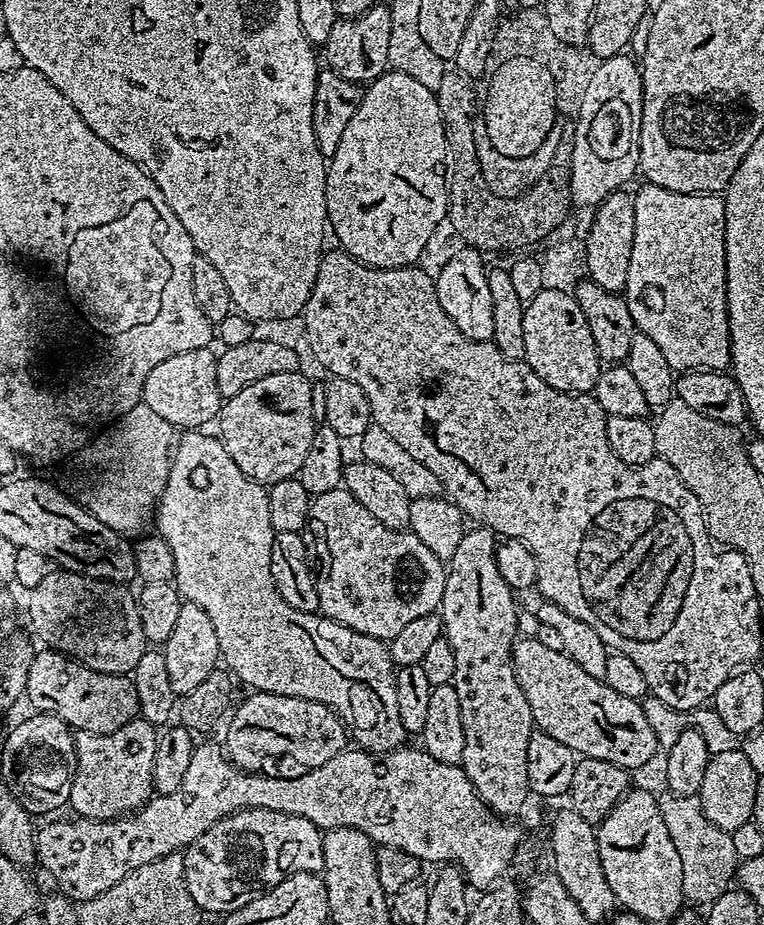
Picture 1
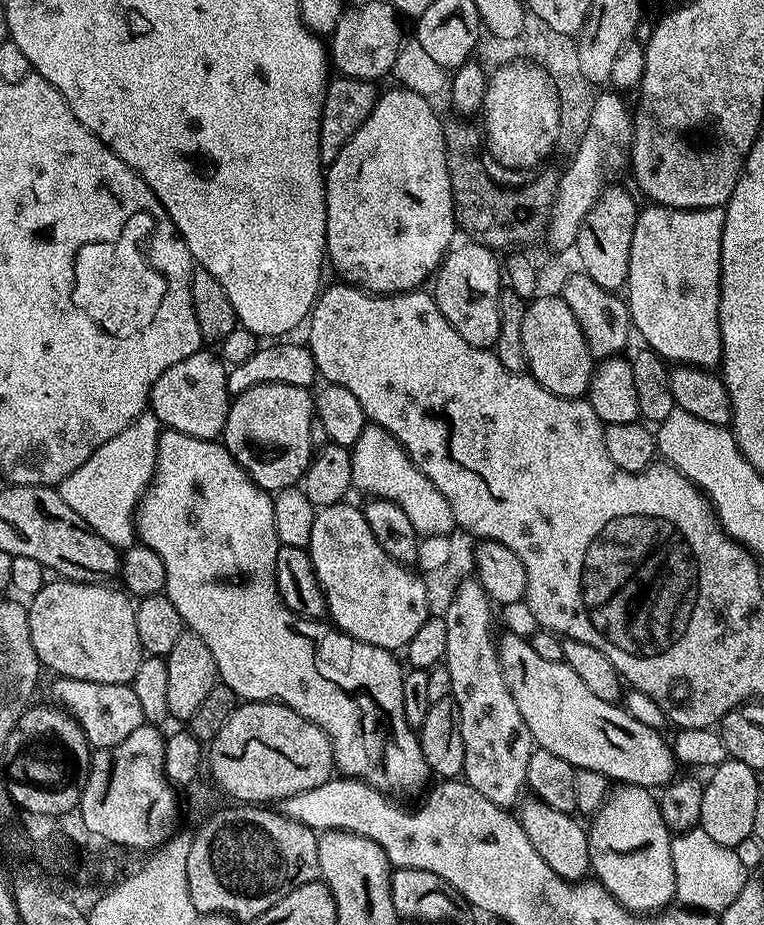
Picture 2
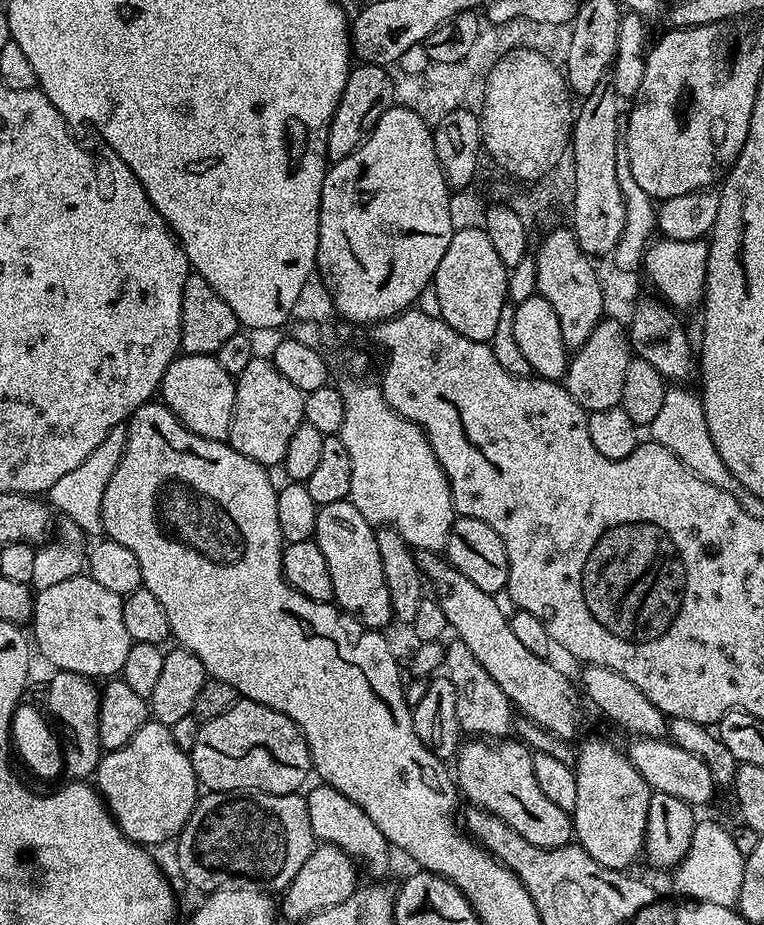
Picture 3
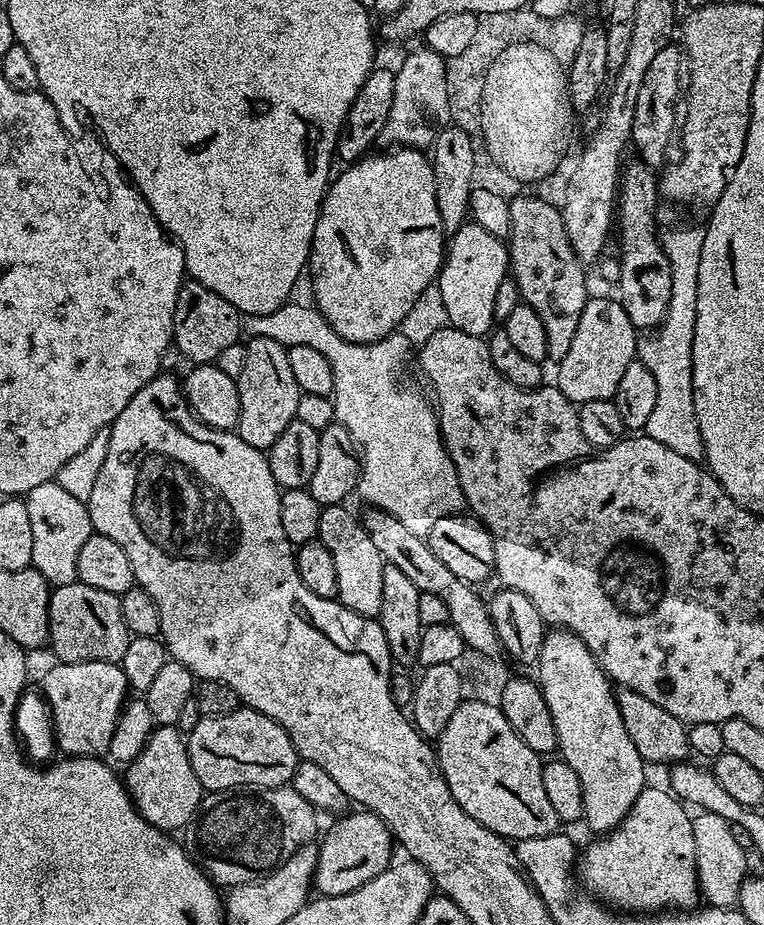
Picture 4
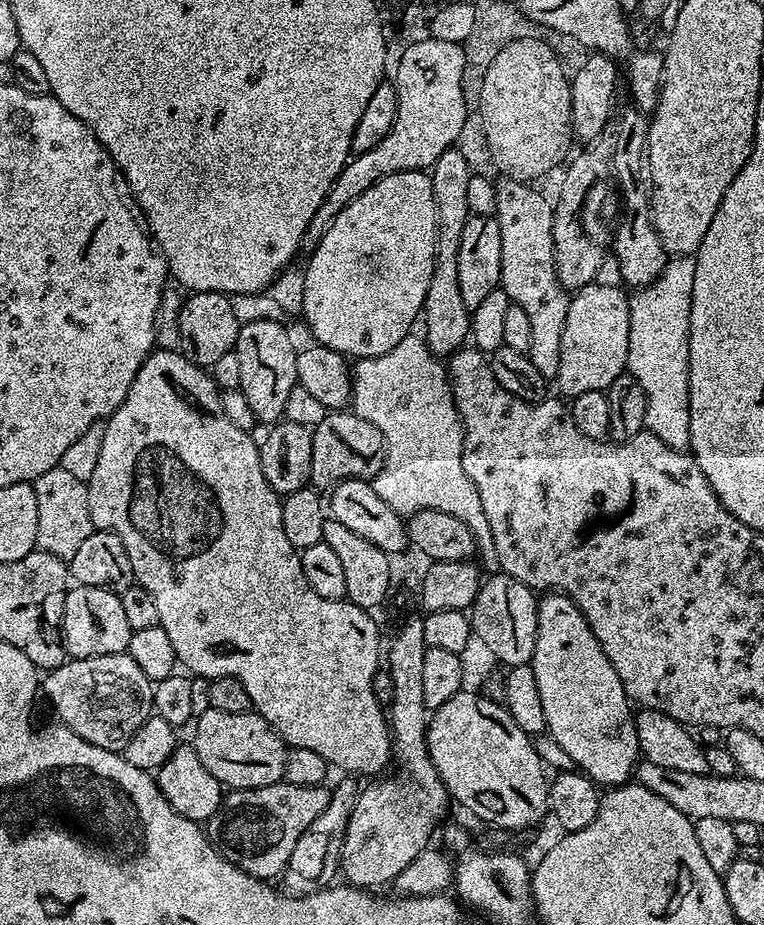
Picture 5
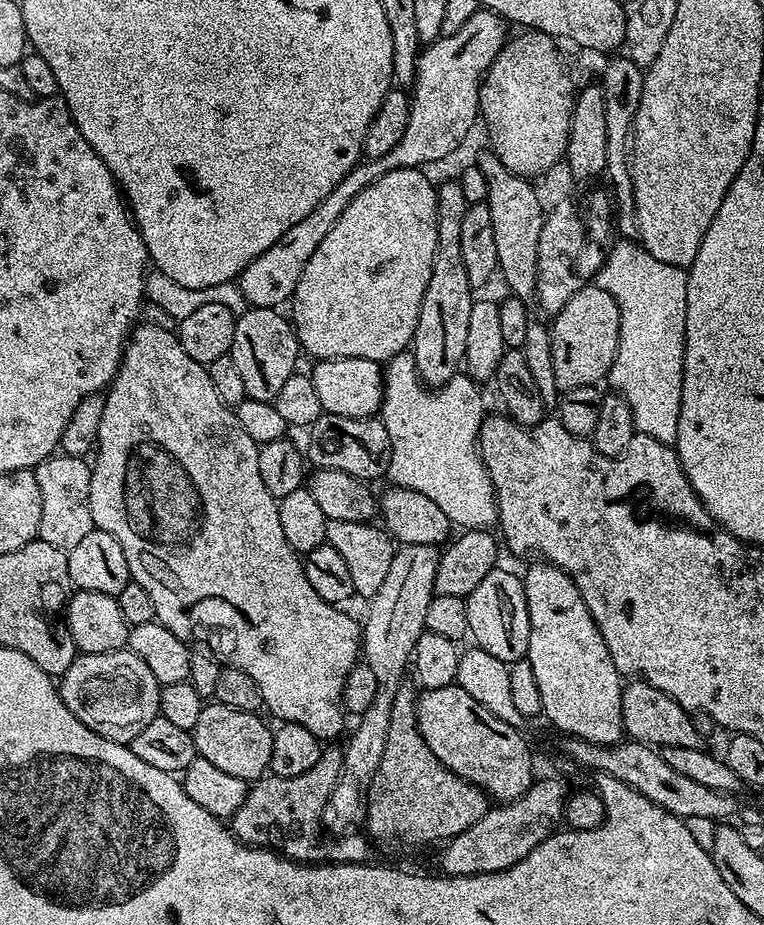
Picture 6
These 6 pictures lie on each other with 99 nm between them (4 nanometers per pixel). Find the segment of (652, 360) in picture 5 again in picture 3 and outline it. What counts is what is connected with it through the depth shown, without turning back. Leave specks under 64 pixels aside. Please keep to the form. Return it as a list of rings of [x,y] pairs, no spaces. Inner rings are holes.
[[[688,386],[666,387],[666,398],[662,398],[662,407],[659,408],[658,415],[650,425],[650,432],[652,432],[651,439],[655,443],[666,446],[666,450],[673,452],[687,468],[698,474],[698,478],[733,494],[741,491],[734,474],[730,474],[726,462],[722,462],[722,454],[714,450],[714,442],[706,426],[704,404],[693,389],[691,392]]]

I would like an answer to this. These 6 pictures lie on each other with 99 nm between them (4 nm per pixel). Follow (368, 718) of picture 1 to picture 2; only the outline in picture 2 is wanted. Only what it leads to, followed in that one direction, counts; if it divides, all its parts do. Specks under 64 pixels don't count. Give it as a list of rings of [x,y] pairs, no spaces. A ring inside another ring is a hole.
[[[171,430],[161,431],[160,439],[156,441],[156,466],[152,470],[152,478],[148,481],[144,491],[140,493],[139,501],[134,509],[134,532],[139,543],[154,550],[157,558],[160,559],[164,577],[163,593],[170,598],[170,602],[174,602],[174,610],[178,610],[178,614],[184,620],[185,629],[193,632],[198,638],[202,638],[210,654],[214,654],[219,683],[229,688],[241,701],[284,704],[290,710],[302,714],[302,718],[314,722],[324,731],[333,765],[339,771],[341,768],[344,771],[341,773],[345,777],[359,778],[369,788],[376,788],[384,794],[388,792],[388,784],[392,788],[412,788],[415,784],[424,784],[430,779],[428,764],[420,749],[420,737],[408,725],[408,719],[404,713],[404,699],[402,698],[404,672],[399,662],[392,657],[395,655],[389,649],[356,640],[355,637],[348,636],[347,633],[323,619],[302,616],[299,612],[290,611],[284,605],[284,599],[276,589],[276,555],[281,543],[274,530],[272,496],[252,481],[252,477],[245,472],[241,464],[237,464],[223,443],[216,440],[199,440]]]

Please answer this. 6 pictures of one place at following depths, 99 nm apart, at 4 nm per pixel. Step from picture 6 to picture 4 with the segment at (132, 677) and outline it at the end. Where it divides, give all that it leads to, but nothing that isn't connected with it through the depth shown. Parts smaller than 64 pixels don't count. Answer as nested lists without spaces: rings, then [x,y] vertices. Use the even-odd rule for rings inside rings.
[[[56,662],[53,665],[44,676],[42,695],[52,712],[57,749],[68,758],[107,753],[120,711],[130,696],[126,674],[119,663]]]

